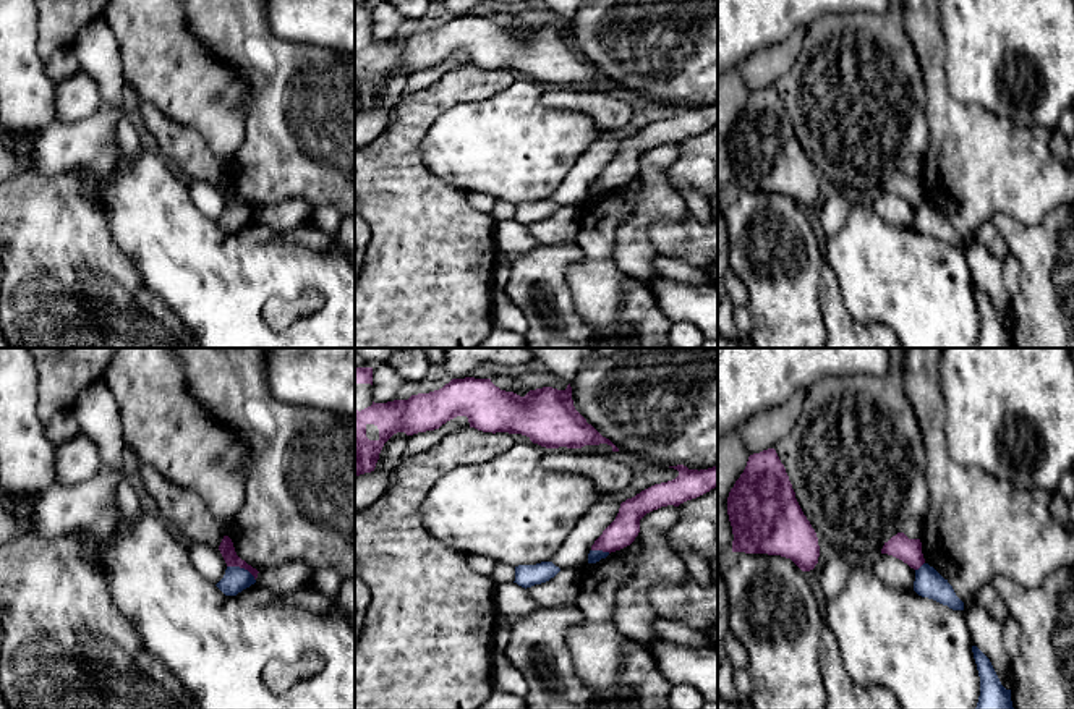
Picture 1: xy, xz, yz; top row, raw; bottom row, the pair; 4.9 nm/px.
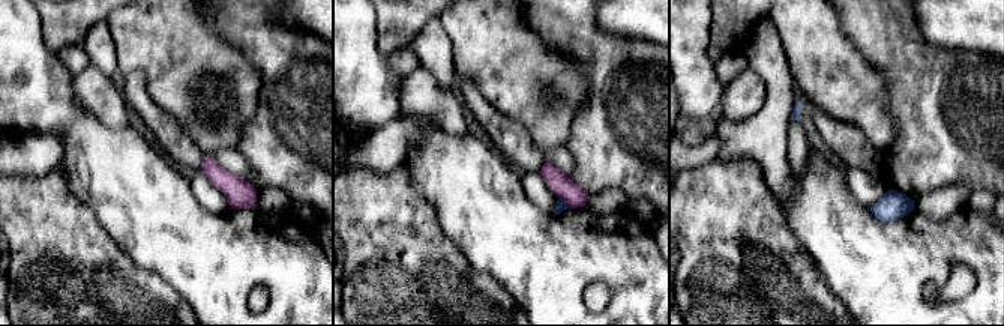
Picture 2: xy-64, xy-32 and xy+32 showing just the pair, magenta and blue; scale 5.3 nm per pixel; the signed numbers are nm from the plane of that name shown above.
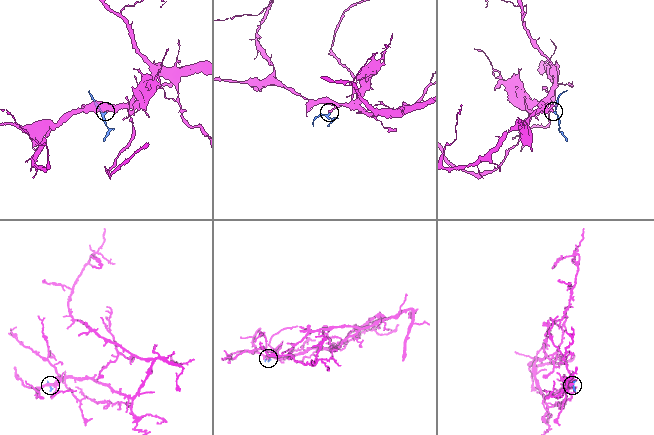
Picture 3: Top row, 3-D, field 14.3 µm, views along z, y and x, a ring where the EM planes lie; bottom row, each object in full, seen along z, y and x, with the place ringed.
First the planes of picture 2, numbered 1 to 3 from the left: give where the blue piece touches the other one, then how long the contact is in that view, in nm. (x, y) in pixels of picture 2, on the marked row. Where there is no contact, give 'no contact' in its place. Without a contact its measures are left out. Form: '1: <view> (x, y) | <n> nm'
1: no contact
2: xy-32 (565, 200) | 90 nm
3: no contact

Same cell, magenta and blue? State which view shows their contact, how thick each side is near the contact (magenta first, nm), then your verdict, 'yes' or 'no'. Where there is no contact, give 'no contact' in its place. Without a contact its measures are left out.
xy | 70/120 nm | no

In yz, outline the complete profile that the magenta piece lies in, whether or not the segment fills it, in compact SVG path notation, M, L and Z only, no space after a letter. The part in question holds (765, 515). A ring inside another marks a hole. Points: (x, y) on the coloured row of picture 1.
M774 448L748 456L727 497L732 552L791 558L802 571L818 563L815 529L803 515Z

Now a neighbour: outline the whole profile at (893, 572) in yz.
M878 554L873 571L886 586L914 589L915 570L893 555Z

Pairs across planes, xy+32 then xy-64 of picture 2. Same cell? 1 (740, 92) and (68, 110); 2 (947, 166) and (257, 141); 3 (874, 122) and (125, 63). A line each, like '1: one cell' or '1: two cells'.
1: two cells
2: one cell
3: one cell

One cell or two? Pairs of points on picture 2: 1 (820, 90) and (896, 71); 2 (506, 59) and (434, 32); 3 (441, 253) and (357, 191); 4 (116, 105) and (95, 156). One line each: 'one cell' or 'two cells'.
1: two cells
2: two cells
3: one cell
4: two cells

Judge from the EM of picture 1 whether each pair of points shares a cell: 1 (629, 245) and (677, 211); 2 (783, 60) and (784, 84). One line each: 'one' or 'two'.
1: one
2: two

